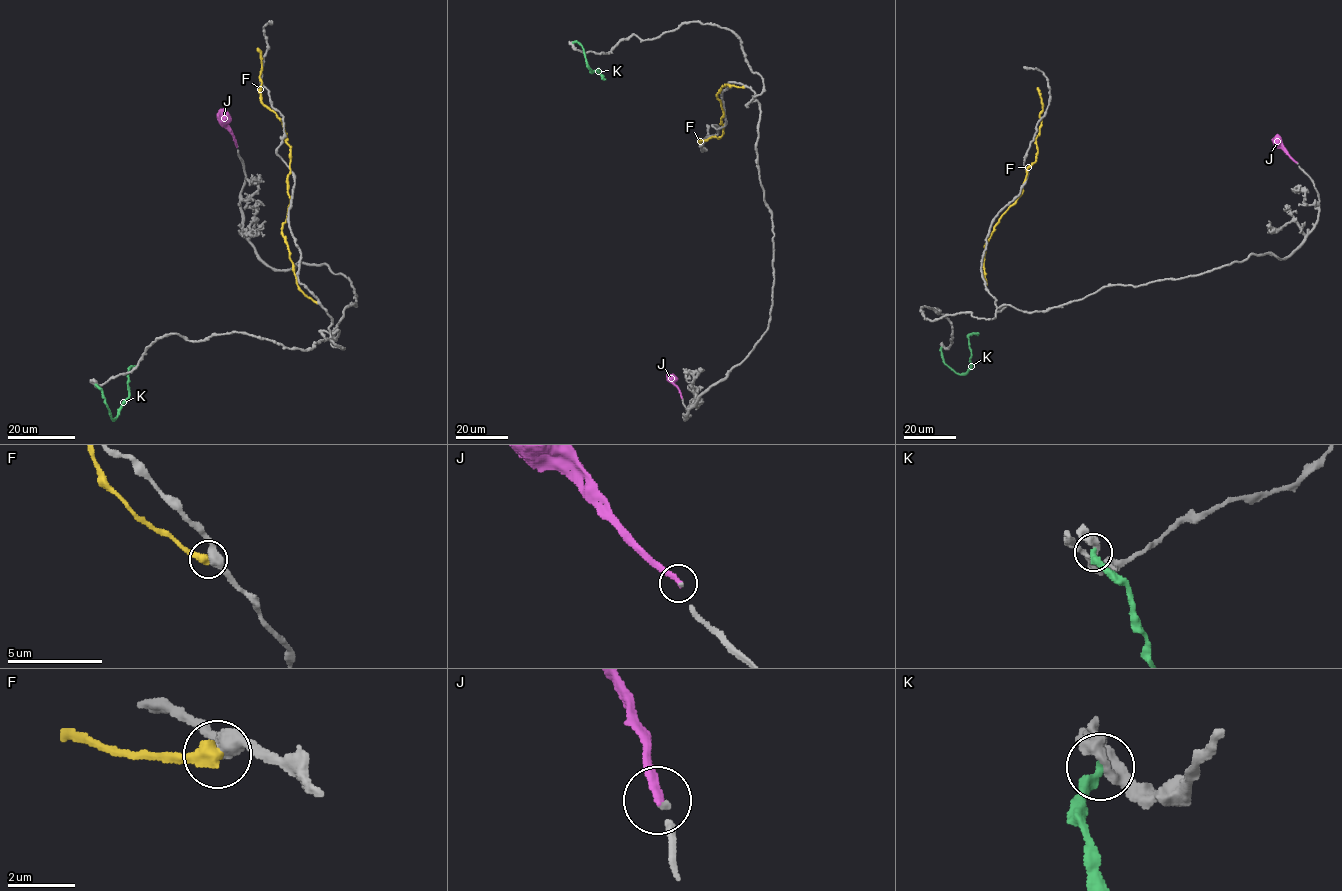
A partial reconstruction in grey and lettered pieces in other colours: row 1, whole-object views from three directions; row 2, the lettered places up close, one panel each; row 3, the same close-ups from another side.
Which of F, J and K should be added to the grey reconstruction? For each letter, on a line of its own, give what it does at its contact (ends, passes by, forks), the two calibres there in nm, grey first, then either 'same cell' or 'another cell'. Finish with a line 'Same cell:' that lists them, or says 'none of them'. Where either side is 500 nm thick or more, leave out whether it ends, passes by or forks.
F: it ends; calibres 440 and 480 nm; another cell
J: it ends; calibres 110 and 280 nm; same cell
K: it ends; calibres 320 and 360 nm; another cell
Same cell: J

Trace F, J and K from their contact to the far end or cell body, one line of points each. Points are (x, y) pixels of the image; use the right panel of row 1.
F: (986, 284), (985, 243), (1001, 215), (1022, 192), (1026, 169), (1036, 160), (1035, 138), (1043, 109), (1037, 87)
J: (1297, 163), (1276, 135)
K: (942, 346), (943, 361), (957, 373), (964, 374), (970, 366), (968, 336), (978, 332)

